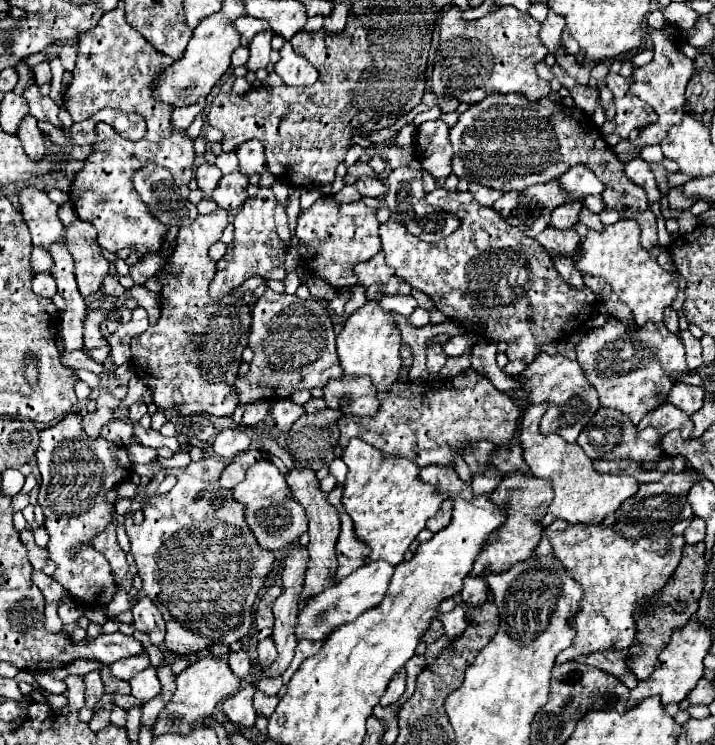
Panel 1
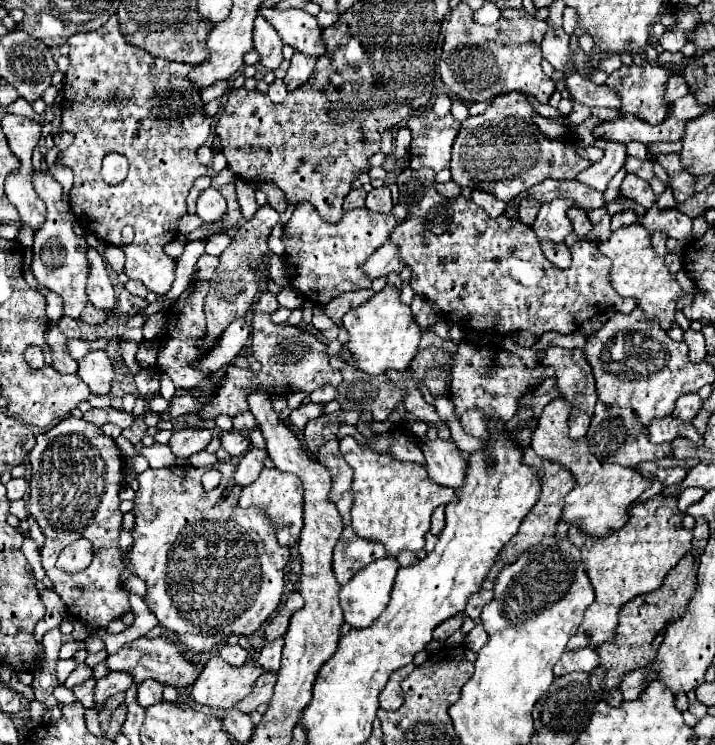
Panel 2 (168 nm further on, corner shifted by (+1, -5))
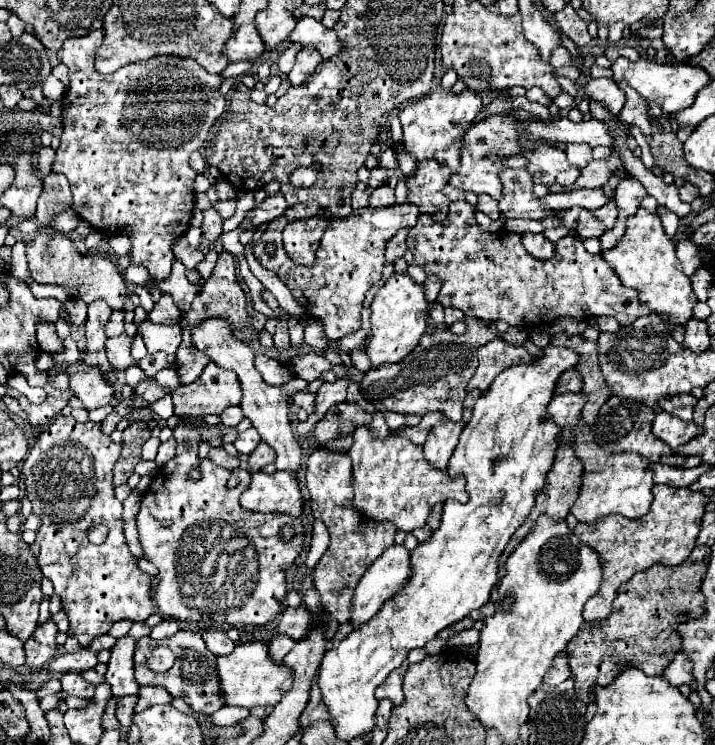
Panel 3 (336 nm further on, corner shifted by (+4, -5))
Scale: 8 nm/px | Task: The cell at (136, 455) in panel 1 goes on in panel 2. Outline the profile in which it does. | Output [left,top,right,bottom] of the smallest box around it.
[125,463,289,653]

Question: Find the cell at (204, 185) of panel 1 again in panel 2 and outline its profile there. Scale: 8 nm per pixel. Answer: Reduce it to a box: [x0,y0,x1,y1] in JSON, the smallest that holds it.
[197,187,225,221]

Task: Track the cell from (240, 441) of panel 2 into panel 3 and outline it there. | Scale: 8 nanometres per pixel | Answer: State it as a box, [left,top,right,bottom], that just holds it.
[234,427,260,453]

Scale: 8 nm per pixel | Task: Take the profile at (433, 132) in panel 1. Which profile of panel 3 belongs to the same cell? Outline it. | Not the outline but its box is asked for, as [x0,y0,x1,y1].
[398,85,484,171]

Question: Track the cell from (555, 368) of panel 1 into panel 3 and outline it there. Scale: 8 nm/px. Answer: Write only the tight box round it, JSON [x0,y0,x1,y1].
[552,333,610,423]

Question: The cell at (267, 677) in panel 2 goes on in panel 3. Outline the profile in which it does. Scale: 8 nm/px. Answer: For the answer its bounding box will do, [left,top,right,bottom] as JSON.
[210,705,250,725]

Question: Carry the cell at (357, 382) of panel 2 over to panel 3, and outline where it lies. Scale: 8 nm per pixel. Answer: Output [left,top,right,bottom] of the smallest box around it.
[360,319,498,421]

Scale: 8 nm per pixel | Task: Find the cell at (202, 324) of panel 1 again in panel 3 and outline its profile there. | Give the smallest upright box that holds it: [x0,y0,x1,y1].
[216,179,238,201]

